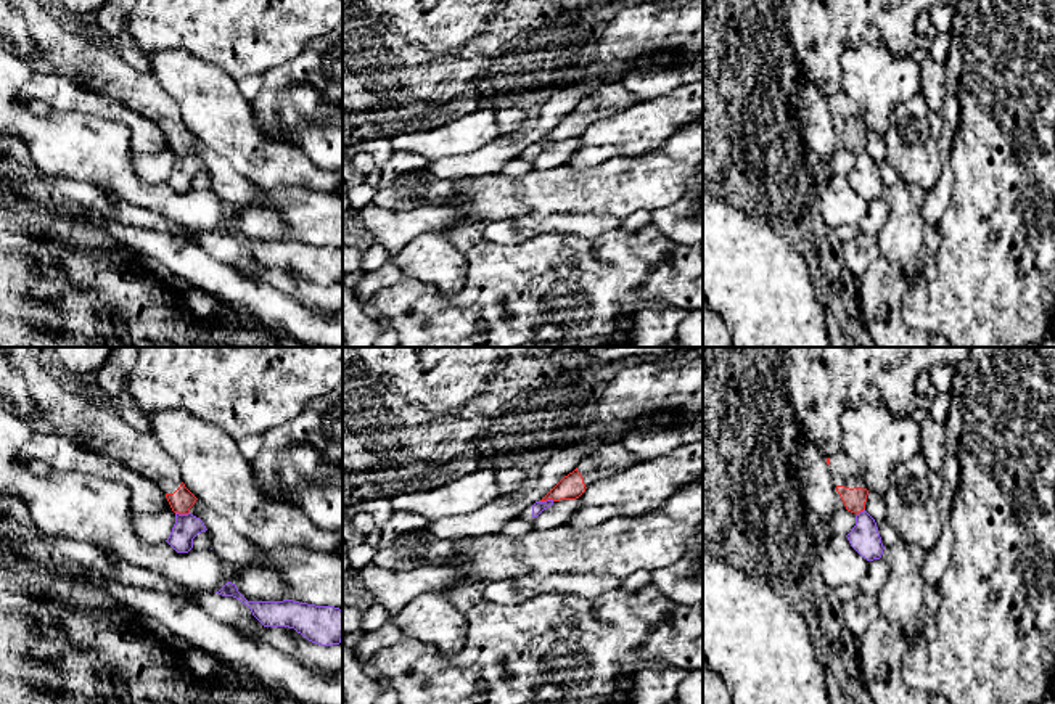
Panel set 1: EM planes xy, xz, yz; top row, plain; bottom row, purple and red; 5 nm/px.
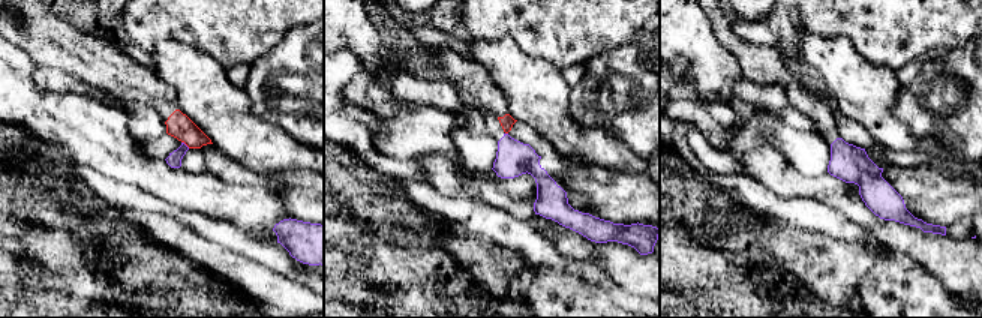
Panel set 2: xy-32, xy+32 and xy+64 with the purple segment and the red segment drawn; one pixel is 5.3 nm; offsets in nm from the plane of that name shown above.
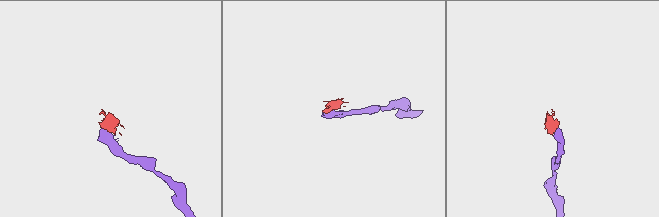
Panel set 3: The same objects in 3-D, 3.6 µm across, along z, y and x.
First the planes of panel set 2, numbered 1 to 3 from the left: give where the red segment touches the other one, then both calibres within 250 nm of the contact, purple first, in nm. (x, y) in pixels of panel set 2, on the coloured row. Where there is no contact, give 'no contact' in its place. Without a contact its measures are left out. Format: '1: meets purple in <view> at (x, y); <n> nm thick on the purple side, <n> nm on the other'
1: meets purple in xy-32 at (185, 144); 80 nm thick on the purple side, 140 nm on the other
2: no contact
3: no contact

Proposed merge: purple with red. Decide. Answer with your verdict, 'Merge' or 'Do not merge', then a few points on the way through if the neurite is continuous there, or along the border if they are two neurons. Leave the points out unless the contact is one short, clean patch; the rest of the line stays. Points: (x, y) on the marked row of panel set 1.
Do not merge. Boundary: xy (176, 511), (188, 513)

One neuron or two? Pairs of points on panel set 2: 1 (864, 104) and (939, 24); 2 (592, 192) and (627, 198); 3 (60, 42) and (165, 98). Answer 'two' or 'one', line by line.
1: two
2: one
3: one

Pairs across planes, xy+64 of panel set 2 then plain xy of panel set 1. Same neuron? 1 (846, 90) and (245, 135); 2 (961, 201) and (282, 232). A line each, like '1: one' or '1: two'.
1: one
2: two

